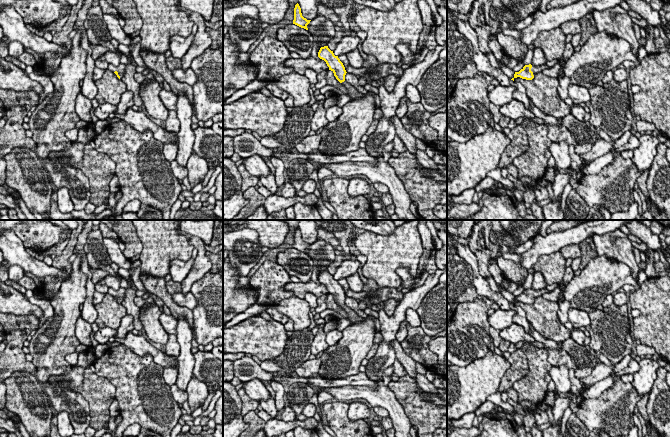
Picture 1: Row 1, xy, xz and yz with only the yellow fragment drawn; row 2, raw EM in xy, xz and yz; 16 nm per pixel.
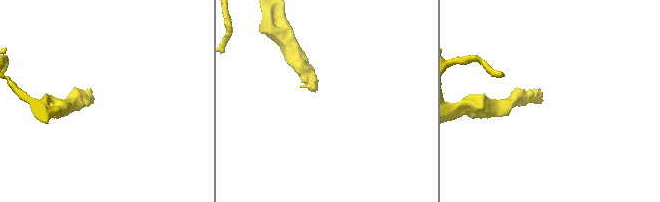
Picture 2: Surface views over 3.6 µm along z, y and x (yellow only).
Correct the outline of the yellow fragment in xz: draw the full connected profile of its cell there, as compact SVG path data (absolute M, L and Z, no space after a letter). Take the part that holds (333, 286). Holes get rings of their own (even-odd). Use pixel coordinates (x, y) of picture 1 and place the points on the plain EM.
M328 270L320 272L318 281L326 286L329 294L334 297L336 303L346 311L348 315L347 320L350 321L350 324L360 323L364 321L365 318L359 317L353 310L345 305L345 299L347 297L345 291L338 280L335 280L333 275L331 275Z

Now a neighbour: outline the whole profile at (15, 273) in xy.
M14 265L8 268L8 279L18 282L24 276L24 271L20 266Z

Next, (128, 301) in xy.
M133 260L132 265L129 269L130 272L130 281L128 282L129 287L126 288L125 296L121 302L121 304L126 309L126 314L131 315L133 317L133 324L134 329L136 330L143 330L143 325L139 319L140 314L140 307L136 306L134 303L134 299L136 297L136 290L132 287L132 273L134 272L135 268L140 266L141 262L140 260Z

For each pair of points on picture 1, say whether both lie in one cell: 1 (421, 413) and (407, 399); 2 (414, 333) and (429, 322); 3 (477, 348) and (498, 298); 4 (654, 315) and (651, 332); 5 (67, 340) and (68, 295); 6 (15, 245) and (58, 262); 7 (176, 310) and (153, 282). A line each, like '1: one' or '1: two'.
1: one
2: two
3: two
4: one
5: one
6: two
7: one

